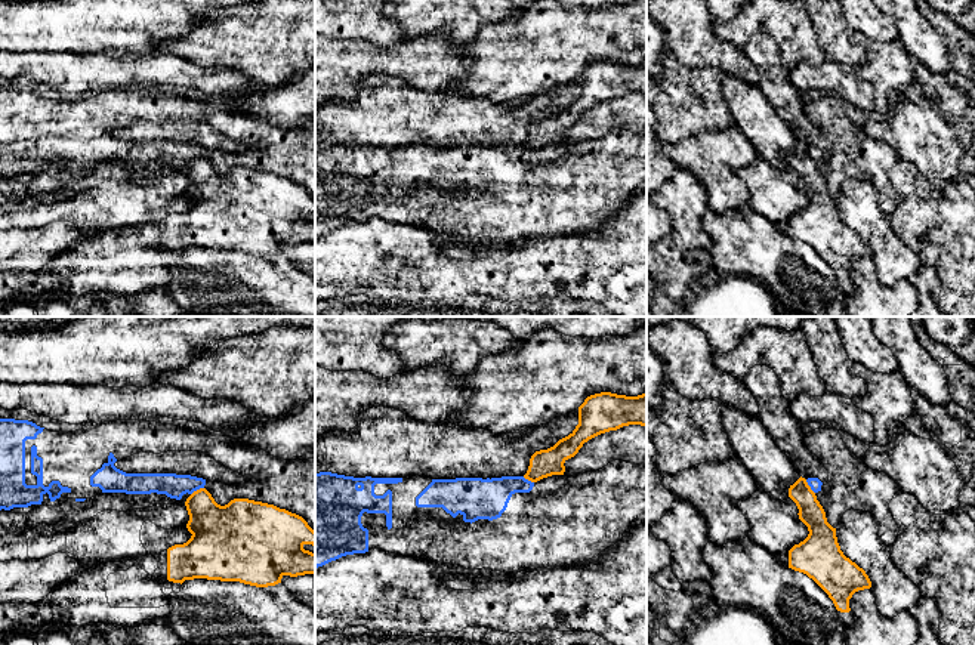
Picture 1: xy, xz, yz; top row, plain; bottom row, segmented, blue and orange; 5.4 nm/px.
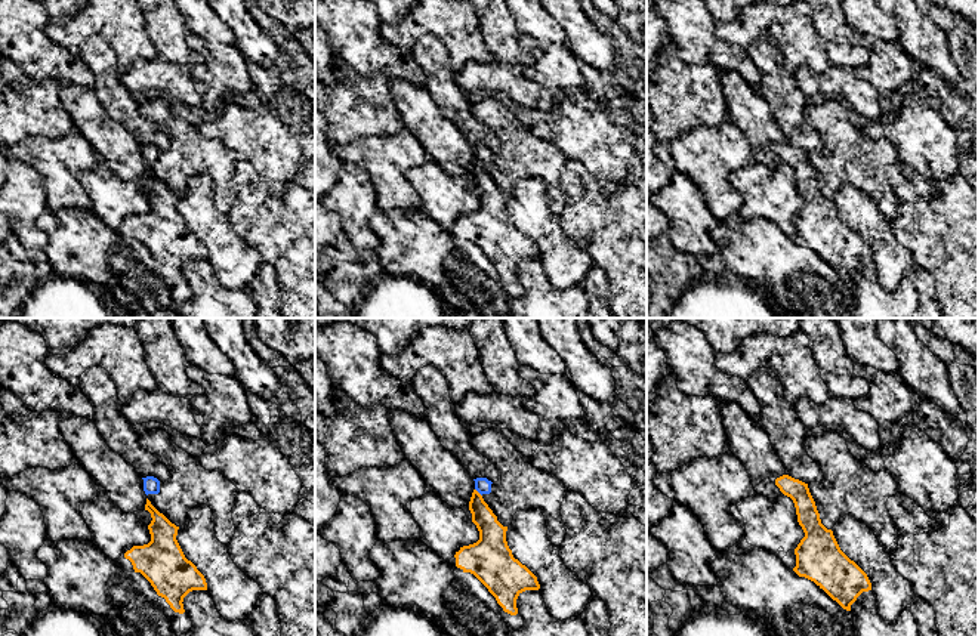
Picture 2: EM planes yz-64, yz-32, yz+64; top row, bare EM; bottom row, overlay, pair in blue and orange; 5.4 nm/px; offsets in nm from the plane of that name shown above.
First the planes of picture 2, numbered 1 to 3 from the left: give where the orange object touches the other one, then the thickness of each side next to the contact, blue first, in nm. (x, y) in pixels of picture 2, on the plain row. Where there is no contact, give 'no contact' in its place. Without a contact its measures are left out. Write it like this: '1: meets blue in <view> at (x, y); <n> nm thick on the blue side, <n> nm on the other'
1: no contact
2: meets blue in yz-32 at (478, 160); 90 nm thick on the blue side, 140 nm on the other
3: no contact

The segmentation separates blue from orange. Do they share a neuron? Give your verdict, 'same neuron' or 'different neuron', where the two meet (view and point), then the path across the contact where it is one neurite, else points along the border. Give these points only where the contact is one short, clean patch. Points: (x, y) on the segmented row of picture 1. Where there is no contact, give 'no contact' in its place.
different neuron; contact yz (810, 485); border yz (805, 480), (814, 493)

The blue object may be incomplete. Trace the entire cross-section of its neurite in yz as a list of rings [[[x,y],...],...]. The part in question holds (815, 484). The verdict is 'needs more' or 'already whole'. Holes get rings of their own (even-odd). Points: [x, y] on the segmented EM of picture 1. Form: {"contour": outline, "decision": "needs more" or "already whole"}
{"contour": [[[823,425],[806,433],[803,441],[829,470],[827,482],[806,479],[826,512],[827,522],[836,528],[846,510],[870,512],[879,527],[880,540],[891,547],[900,533],[889,509],[891,500],[900,491],[898,484],[852,454],[833,426]]], "decision": "needs more"}

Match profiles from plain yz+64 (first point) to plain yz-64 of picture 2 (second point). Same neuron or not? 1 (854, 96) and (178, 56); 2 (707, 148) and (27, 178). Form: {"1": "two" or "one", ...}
{"1": "two", "2": "two"}

